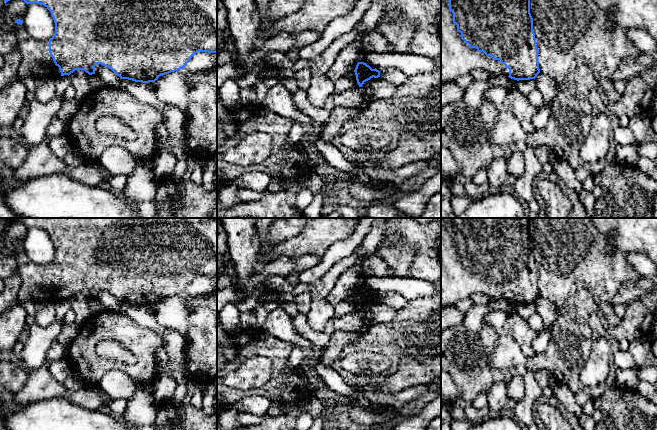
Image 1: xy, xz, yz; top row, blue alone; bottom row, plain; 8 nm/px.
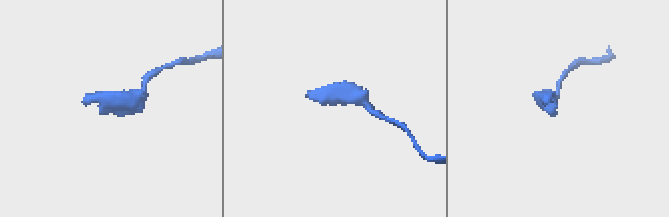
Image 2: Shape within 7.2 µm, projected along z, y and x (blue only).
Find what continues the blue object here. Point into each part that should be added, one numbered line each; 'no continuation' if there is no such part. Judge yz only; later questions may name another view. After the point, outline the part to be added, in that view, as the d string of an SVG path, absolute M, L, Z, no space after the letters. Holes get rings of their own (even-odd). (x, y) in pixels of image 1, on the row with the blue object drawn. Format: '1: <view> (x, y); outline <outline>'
1: yz (457, 59); outline M441 0L441 82L452 83L478 69L493 76L509 76L509 69L500 60L470 48L461 39L453 23L453 13L449 11L449 0Z

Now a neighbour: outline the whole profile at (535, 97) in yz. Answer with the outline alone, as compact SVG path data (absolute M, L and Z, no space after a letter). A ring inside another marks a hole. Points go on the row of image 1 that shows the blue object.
M535 88L529 95L528 95L528 99L530 101L530 103L534 106L536 106L537 108L540 108L543 106L543 96L541 94L541 92Z

